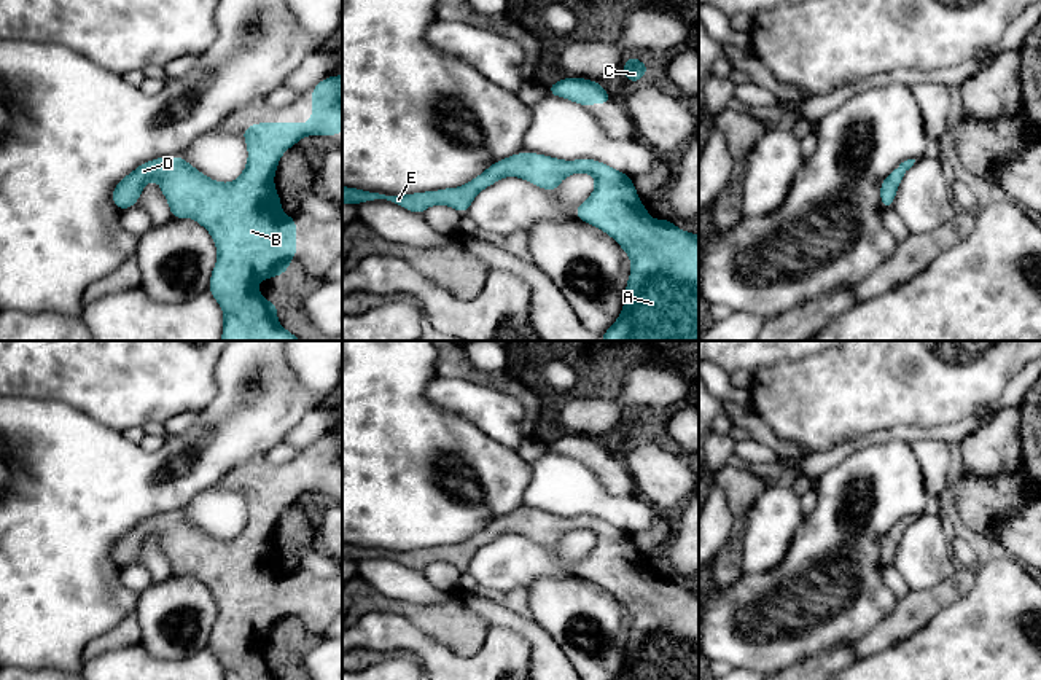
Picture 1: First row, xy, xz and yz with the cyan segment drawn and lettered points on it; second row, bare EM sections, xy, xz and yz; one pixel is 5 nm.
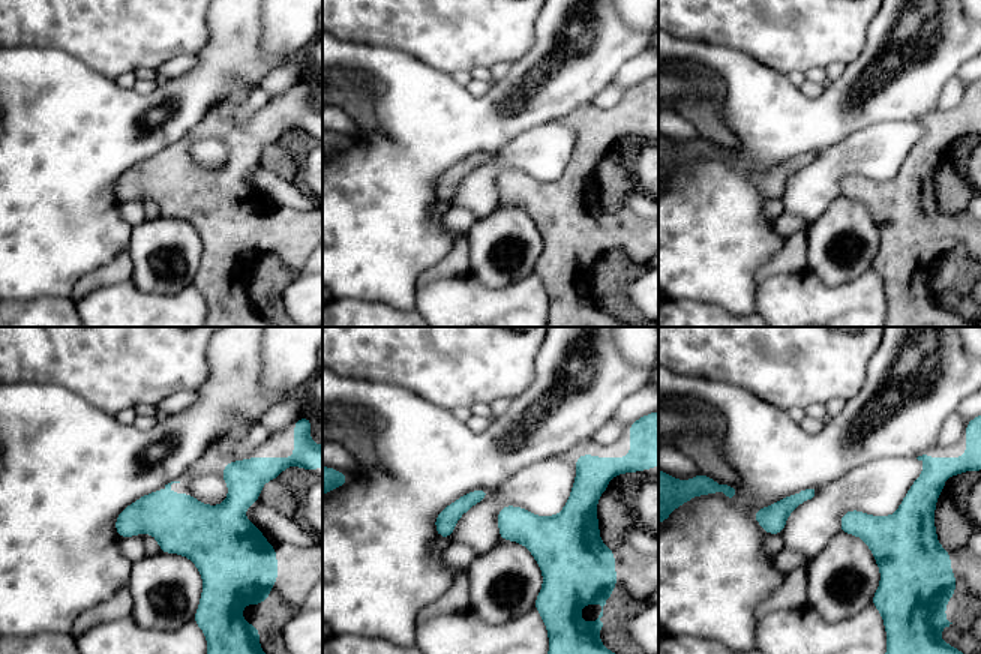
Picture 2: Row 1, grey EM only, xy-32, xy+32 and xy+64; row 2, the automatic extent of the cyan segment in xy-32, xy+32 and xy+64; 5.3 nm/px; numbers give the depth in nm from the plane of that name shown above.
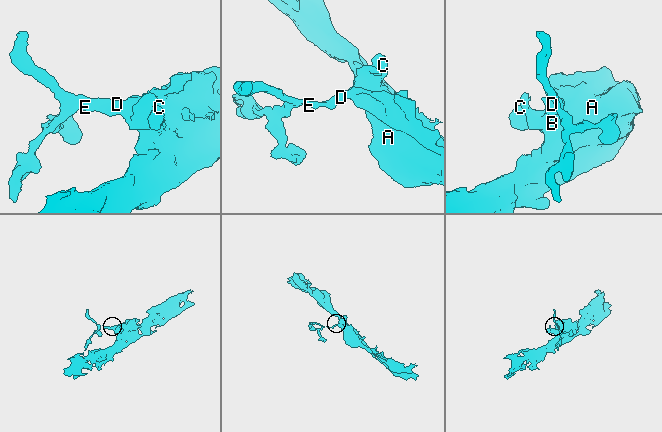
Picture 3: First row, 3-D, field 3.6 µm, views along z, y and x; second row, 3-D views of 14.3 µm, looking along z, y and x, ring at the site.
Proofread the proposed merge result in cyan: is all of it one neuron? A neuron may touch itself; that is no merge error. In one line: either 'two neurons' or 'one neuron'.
one neuron

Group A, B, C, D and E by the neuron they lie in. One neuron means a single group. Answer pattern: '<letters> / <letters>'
A B C D E

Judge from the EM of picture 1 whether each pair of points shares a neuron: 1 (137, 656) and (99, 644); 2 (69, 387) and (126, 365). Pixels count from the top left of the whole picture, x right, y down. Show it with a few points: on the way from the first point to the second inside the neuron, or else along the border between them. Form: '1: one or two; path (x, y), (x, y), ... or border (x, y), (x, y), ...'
1: two; border (139, 642), (129, 647), (105, 650), (85, 663)
2: one; path (83, 373), (91, 365), (112, 365)

